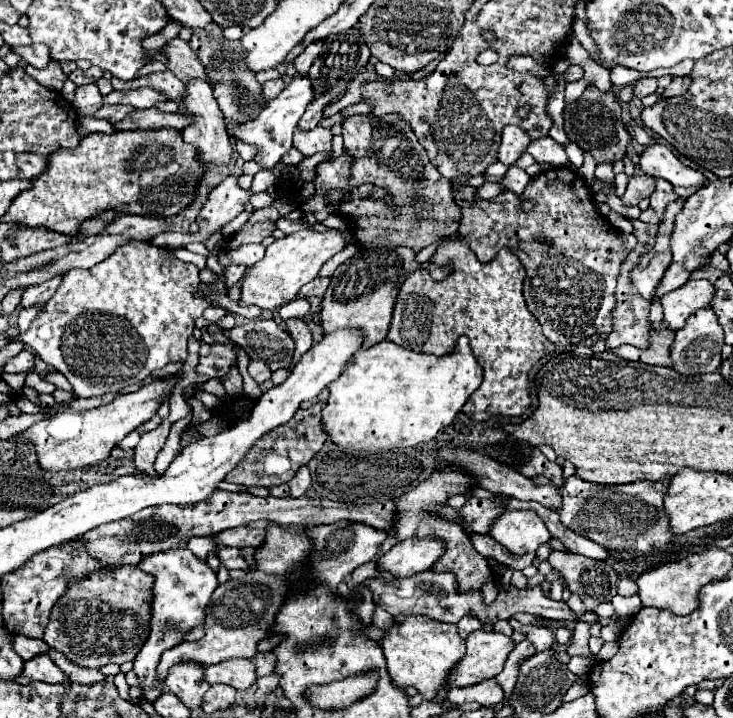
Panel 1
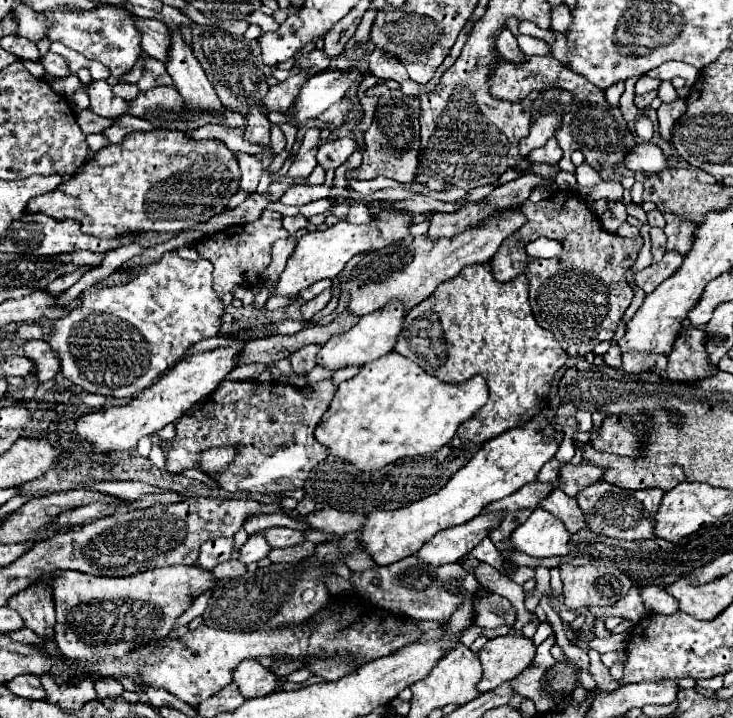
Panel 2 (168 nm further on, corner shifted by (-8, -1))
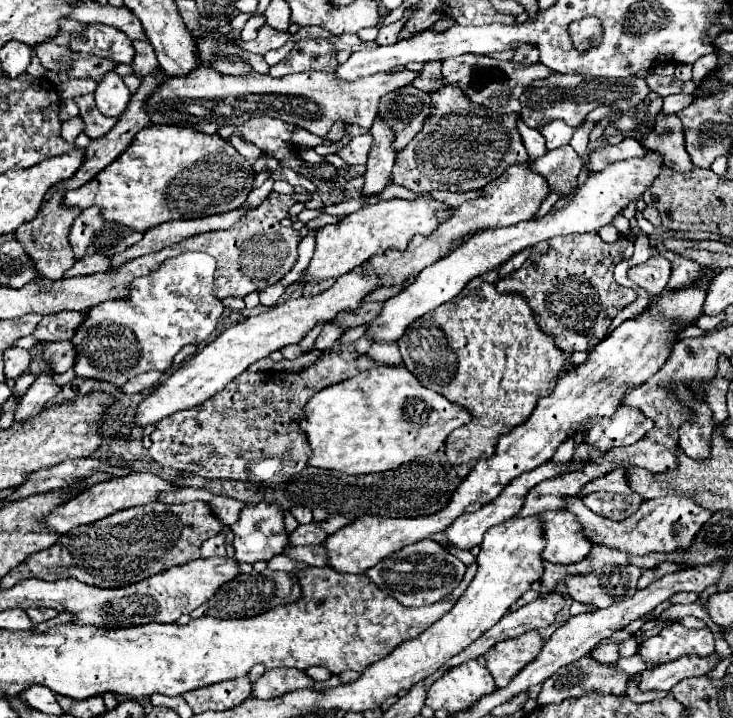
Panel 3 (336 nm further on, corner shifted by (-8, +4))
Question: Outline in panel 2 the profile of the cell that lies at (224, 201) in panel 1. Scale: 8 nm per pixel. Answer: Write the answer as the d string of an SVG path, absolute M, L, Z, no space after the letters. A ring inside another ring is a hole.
M238 153L238 163L242 169L242 181L240 181L240 189L256 189L258 179L262 175L262 161L256 155L248 155L248 153Z

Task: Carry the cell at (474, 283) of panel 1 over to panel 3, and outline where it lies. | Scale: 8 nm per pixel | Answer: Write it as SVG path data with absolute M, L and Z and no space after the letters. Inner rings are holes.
M472 278L464 292L452 302L446 302L434 308L430 314L414 320L406 328L406 334L398 340L398 346L406 368L422 384L440 392L450 402L468 408L472 414L470 424L454 430L446 438L446 456L450 464L466 464L470 460L490 458L498 438L510 432L510 428L522 424L532 414L536 402L554 390L562 368L568 364L566 354L554 346L554 338L538 330L538 324L530 314L530 306L526 306L522 298L498 294L494 284L482 282L480 278Z

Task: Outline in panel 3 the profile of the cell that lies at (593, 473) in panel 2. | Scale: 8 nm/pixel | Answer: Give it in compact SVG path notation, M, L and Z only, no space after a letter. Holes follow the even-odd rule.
M618 468L618 470L612 470L610 474L604 474L602 478L596 478L594 482L588 482L584 488L582 488L582 494L590 494L590 492L614 492L614 494L630 494L632 490L628 488L628 482L626 482L626 470L624 468Z

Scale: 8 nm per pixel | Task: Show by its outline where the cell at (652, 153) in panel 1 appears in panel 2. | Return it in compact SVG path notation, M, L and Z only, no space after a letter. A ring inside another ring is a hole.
M636 143L624 157L622 165L634 173L656 173L668 167L668 159L654 143Z

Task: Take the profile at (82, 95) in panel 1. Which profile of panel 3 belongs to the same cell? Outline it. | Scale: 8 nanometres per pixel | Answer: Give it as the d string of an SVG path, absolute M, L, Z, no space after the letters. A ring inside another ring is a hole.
M114 72L106 74L96 86L96 106L104 116L120 116L132 98L132 92L126 88L122 78Z

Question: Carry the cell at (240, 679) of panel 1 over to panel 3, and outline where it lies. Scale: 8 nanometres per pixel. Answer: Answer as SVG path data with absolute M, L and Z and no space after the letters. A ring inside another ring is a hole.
M270 668L266 670L254 684L252 696L258 698L274 698L298 688L312 688L312 678L308 678L302 670L296 668Z

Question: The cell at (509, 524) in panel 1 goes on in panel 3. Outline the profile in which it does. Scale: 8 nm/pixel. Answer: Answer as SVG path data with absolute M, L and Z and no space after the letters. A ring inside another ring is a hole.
M566 510L540 512L538 520L542 524L546 548L542 558L554 564L580 562L590 552L590 540L582 534L578 520Z

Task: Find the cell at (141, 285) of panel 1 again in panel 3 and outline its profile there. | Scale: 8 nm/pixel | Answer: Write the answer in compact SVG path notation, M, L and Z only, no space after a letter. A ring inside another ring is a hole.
M184 252L176 258L168 258L158 270L150 272L148 276L134 278L126 298L102 302L90 308L82 320L82 326L78 326L72 338L72 344L76 348L76 364L72 370L76 372L76 376L98 378L122 388L130 378L138 374L150 370L170 370L174 356L184 346L206 342L214 334L216 324L224 312L222 300L214 296L214 264L216 262L210 254Z

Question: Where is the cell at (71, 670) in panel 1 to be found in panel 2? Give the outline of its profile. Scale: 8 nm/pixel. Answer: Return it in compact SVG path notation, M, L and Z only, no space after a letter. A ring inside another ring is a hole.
M104 679L104 680L98 680L97 681L97 691L100 691L103 697L117 697L119 695L122 695L124 692L124 688L121 685L121 683L115 679Z

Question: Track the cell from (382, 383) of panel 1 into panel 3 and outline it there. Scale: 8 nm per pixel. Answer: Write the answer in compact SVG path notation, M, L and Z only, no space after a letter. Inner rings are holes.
M404 364L400 366L374 366L364 370L362 374L348 378L346 382L338 382L314 394L314 398L306 404L300 418L300 428L308 434L308 442L312 446L310 466L340 470L344 474L372 474L394 470L404 462L410 462L418 456L428 456L444 446L446 436L468 424L470 412L464 406L454 406L450 400L442 398L442 394L422 386Z

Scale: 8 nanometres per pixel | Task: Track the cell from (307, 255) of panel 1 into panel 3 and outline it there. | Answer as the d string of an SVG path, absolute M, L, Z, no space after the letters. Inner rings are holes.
M420 196L416 200L388 200L378 202L374 206L366 206L354 214L348 214L338 224L328 224L324 228L316 230L316 250L308 264L308 268L302 272L302 278L306 282L320 282L326 278L338 278L346 272L350 272L354 266L366 262L374 254L384 254L386 250L406 250L406 244L412 236L422 234L430 236L436 230L436 210L448 208L442 202L432 200L430 196Z

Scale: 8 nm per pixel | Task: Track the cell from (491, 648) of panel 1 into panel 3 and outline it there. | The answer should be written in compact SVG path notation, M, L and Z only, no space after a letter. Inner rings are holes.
M532 630L530 634L508 638L506 642L498 642L498 646L492 646L484 654L484 658L486 668L496 680L496 688L504 688L514 674L518 674L530 660L534 660L542 644L542 636L536 630Z

